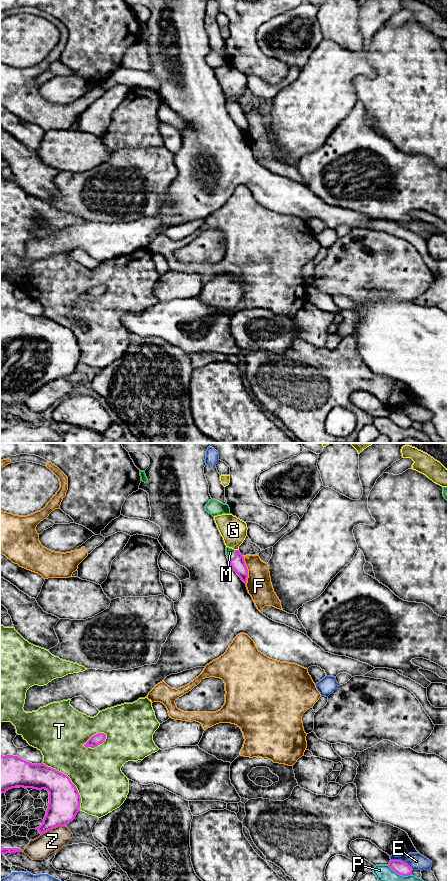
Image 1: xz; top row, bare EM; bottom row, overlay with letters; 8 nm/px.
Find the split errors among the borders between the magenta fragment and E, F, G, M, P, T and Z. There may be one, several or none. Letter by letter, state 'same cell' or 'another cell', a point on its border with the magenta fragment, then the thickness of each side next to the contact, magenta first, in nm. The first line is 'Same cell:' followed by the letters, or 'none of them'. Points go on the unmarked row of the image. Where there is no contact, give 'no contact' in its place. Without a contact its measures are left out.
Same cell: M
E: another cell | xz (402, 413) | 110/140 nm
F: another cell | xz (247, 122) | 110/200 nm
G: another cell | xz (237, 102) | 110/200 nm
M: same cell | xz (235, 108) | 110/70 nm
P: another cell | xz (399, 426) | 110/140 nm
T: another cell | xz (70, 333) | 260/400 nm
Z: another cell | xz (52, 380) | 260/180 nm

